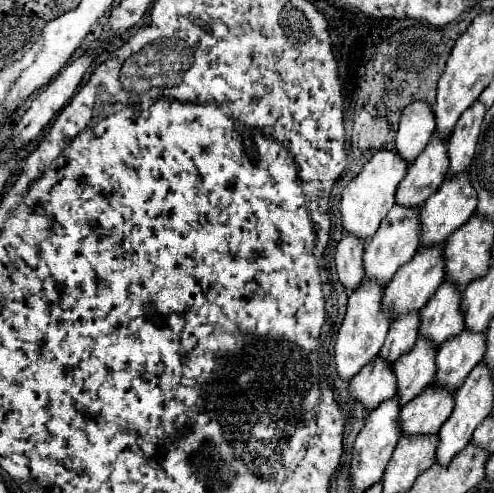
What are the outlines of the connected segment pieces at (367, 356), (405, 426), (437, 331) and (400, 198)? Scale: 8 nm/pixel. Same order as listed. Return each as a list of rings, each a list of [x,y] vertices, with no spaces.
[[[365,280],[363,286],[357,288],[349,296],[345,320],[341,324],[341,330],[339,330],[337,342],[335,342],[335,366],[337,366],[341,380],[351,380],[353,376],[357,376],[359,370],[365,364],[369,364],[383,346],[391,320],[381,312],[381,298],[383,298],[383,288],[379,284],[375,284],[373,280]]]
[[[427,386],[423,394],[401,408],[401,434],[403,436],[433,436],[439,424],[447,420],[453,408],[453,394],[433,390]]]
[[[441,284],[431,300],[419,310],[419,336],[439,348],[445,340],[463,330],[463,314],[459,308],[461,294],[451,284]]]
[[[433,136],[427,148],[409,166],[407,176],[401,180],[397,188],[395,202],[407,208],[421,206],[429,196],[437,192],[439,184],[443,184],[447,168],[449,168],[447,142]]]

